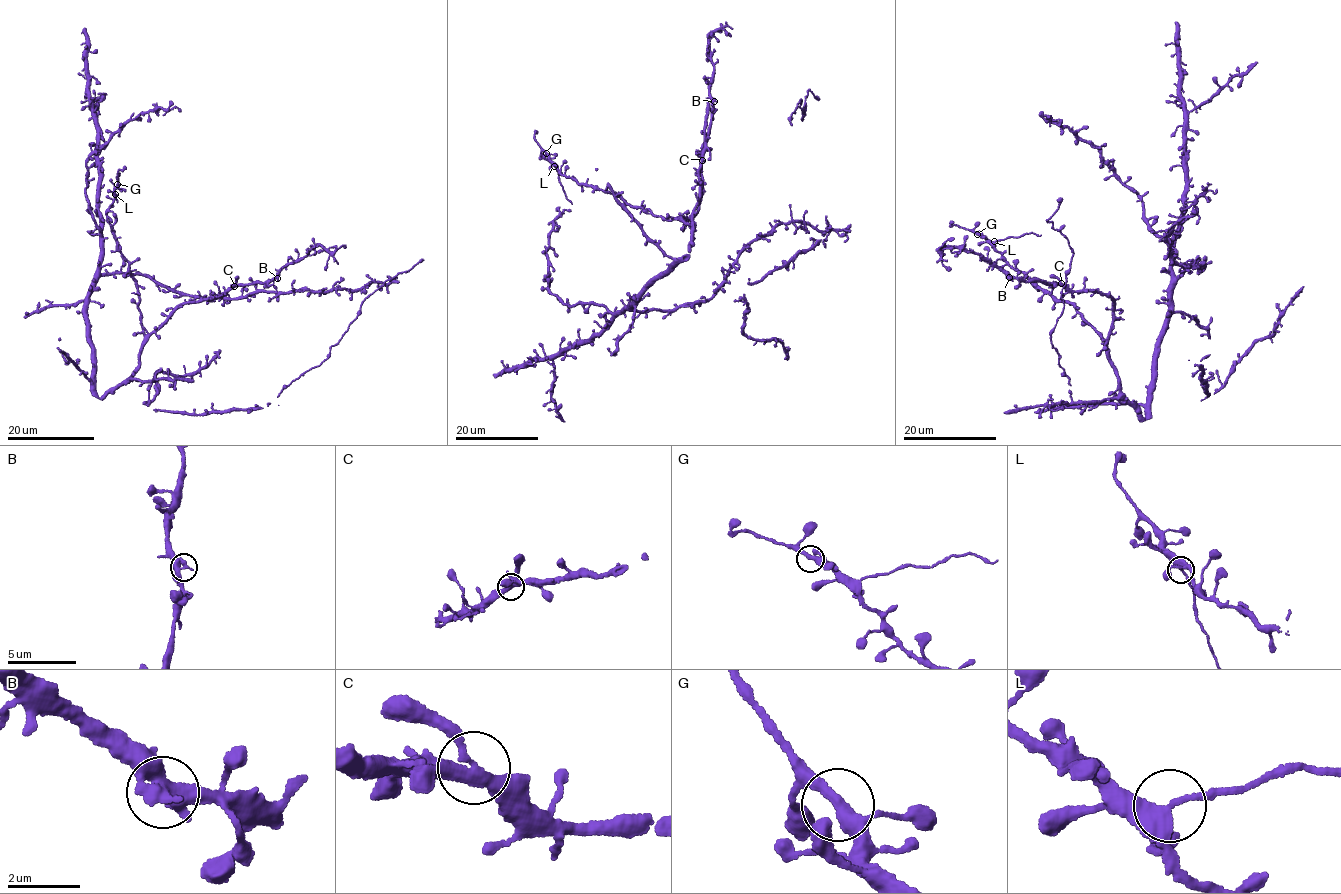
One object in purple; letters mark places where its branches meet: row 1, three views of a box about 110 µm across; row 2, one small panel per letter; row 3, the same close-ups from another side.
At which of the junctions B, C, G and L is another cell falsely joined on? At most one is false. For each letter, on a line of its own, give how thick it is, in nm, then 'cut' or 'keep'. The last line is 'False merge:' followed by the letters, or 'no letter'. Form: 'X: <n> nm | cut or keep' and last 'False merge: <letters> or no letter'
B: 360 nm | keep
C: 300 nm | keep
G: 280 nm | keep
L: 320 nm | cut
False merge: L

